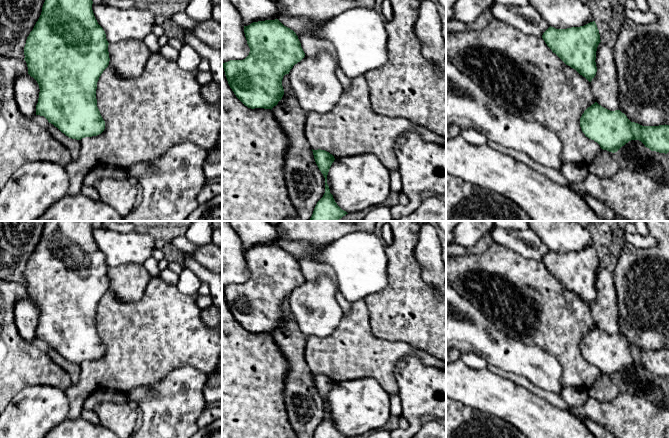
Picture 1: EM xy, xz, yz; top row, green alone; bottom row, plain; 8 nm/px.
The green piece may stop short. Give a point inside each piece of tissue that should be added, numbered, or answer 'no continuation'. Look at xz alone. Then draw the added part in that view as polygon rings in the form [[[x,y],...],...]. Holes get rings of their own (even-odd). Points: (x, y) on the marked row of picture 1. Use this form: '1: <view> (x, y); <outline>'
no continuation

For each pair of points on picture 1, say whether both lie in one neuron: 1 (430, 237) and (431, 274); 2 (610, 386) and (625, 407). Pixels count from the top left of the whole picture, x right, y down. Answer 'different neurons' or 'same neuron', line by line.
1: same neuron
2: different neurons

